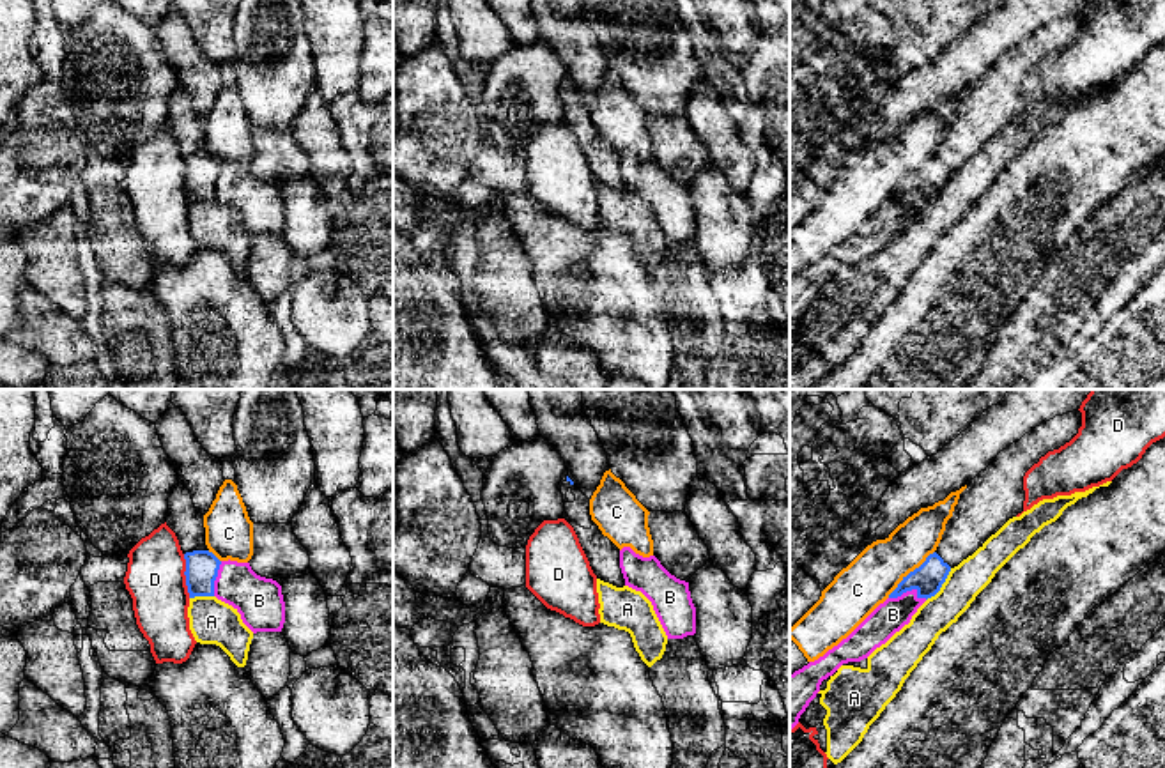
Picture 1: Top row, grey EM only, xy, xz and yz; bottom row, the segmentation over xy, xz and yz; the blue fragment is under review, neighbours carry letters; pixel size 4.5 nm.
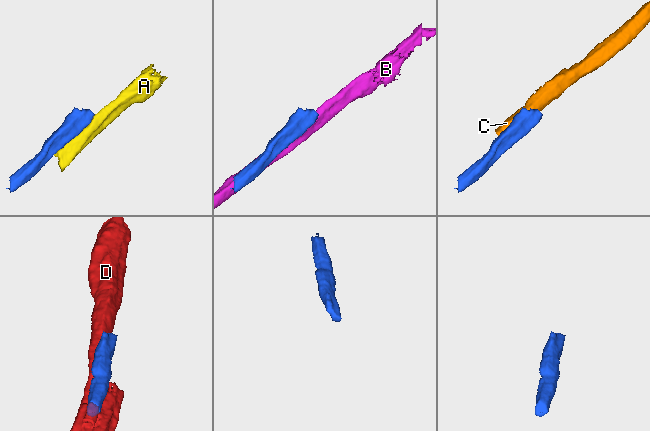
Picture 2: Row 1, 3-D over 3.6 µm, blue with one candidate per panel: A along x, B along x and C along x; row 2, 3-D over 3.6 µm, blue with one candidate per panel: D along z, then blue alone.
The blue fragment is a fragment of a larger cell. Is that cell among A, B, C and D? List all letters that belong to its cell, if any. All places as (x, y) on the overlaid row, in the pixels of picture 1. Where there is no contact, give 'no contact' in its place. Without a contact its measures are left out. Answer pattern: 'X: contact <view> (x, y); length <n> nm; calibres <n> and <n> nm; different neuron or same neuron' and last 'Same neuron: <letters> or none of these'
A: contact yz (941, 586); length 190 nm; calibres 140 and 160 nm; different neuron
B: contact yz (909, 590); length 180 nm; calibres 140 and 150 nm; different neuron
C: contact yz (909, 574); length 300 nm; calibres 140 and 240 nm; different neuron
D: contact xy (185, 574); length 200 nm; calibres 150 and 260 nm; different neuron
Same neuron: none of these

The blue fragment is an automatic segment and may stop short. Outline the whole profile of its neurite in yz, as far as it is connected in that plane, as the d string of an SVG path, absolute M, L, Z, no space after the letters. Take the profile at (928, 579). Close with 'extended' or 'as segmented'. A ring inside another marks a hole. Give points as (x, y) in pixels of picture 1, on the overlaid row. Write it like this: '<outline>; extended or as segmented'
M1073 411L1041 423L1002 449L960 494L937 550L903 577L889 598L912 589L917 591L917 598L935 596L954 566L983 547L1009 518L1023 511L1025 472L1048 451L1069 442L1080 426L1082 412Z; extended

